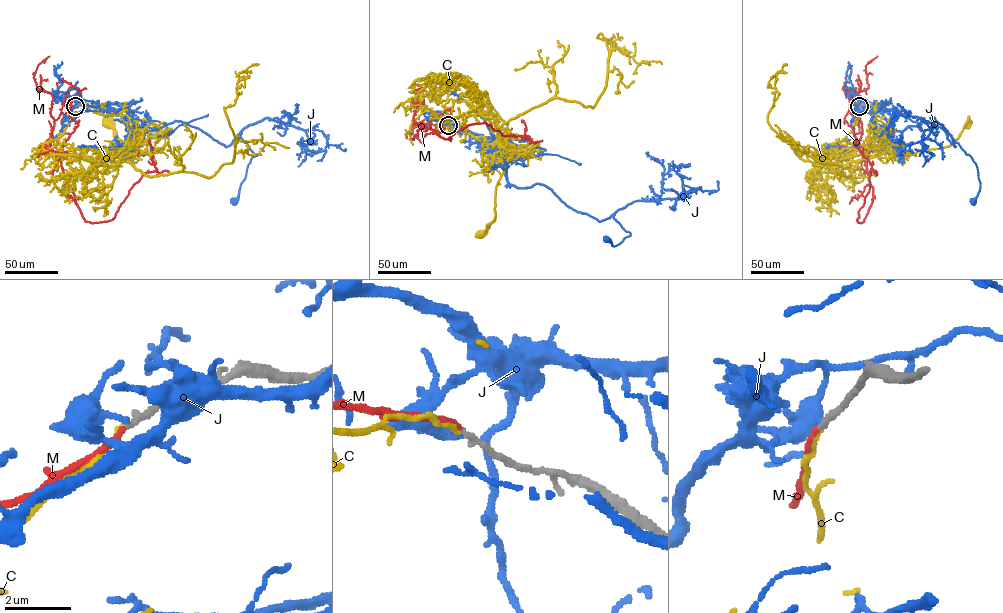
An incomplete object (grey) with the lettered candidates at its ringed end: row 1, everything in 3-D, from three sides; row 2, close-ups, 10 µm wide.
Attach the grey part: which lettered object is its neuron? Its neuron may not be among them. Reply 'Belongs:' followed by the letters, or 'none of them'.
Belongs: M

